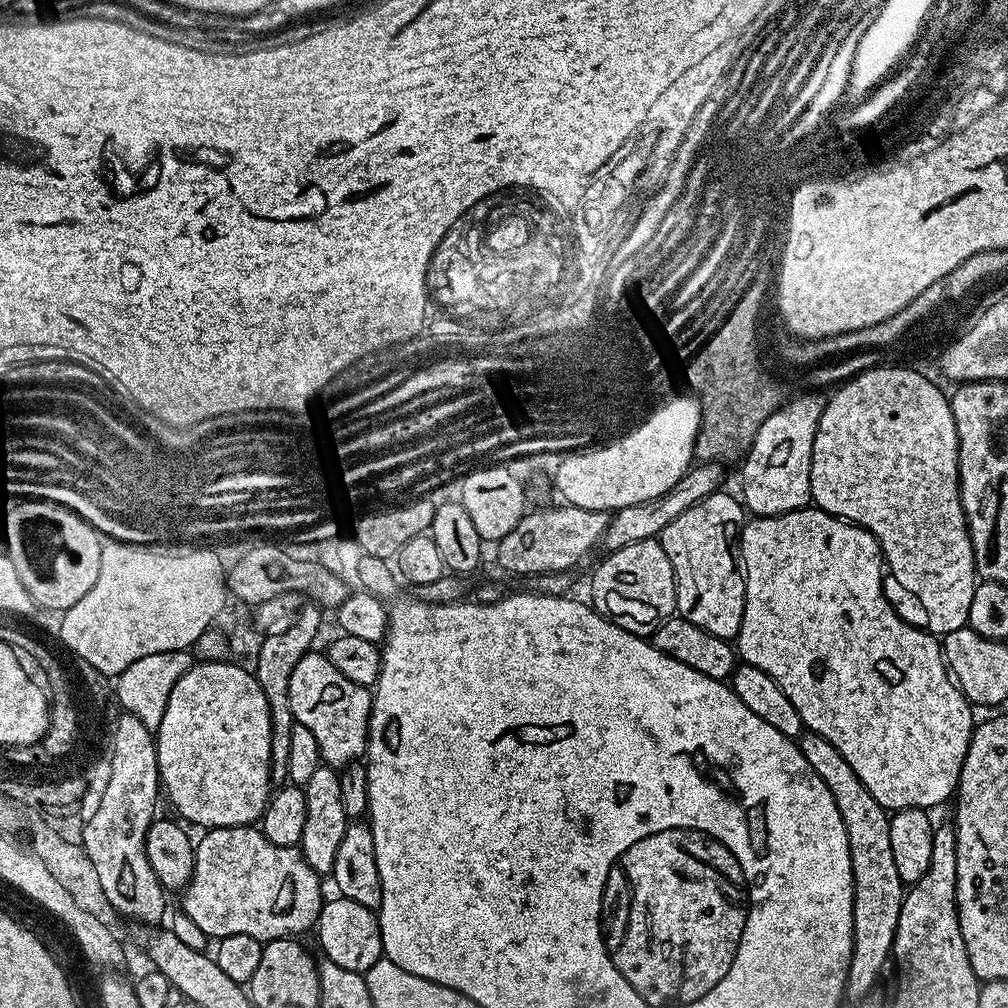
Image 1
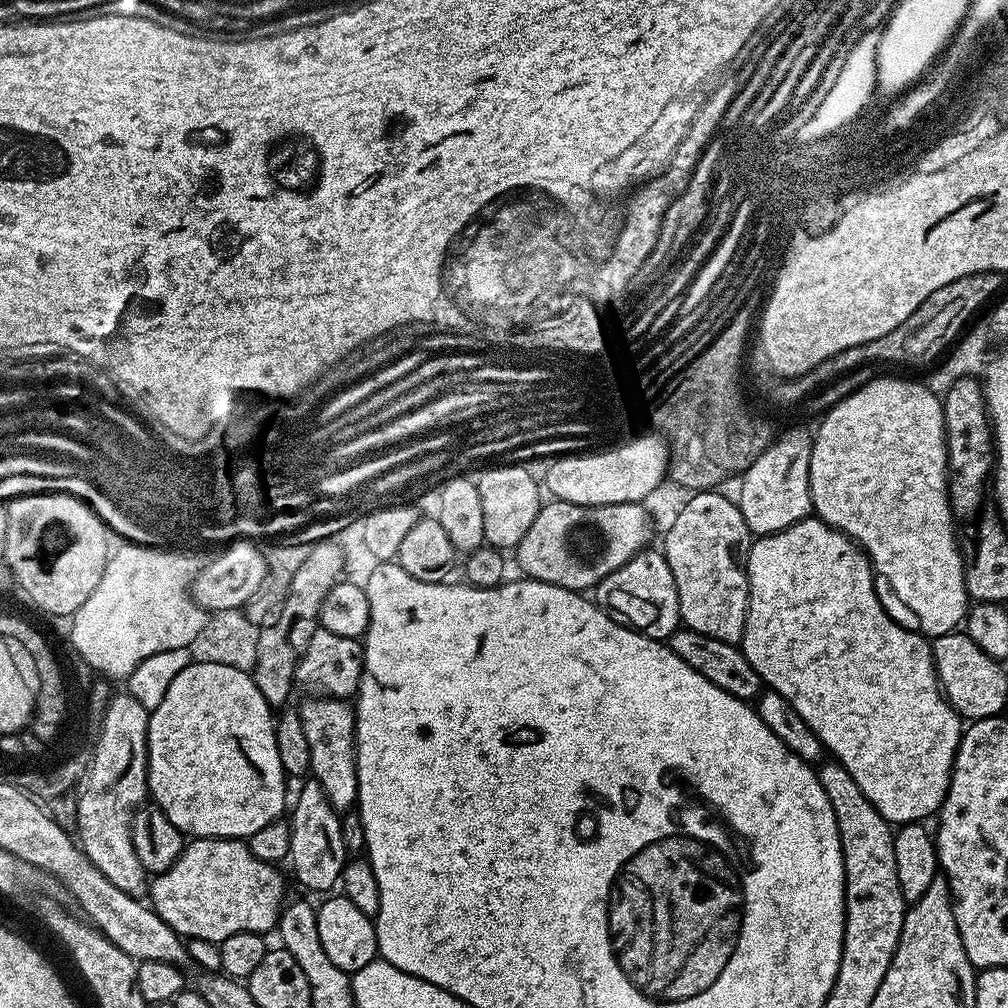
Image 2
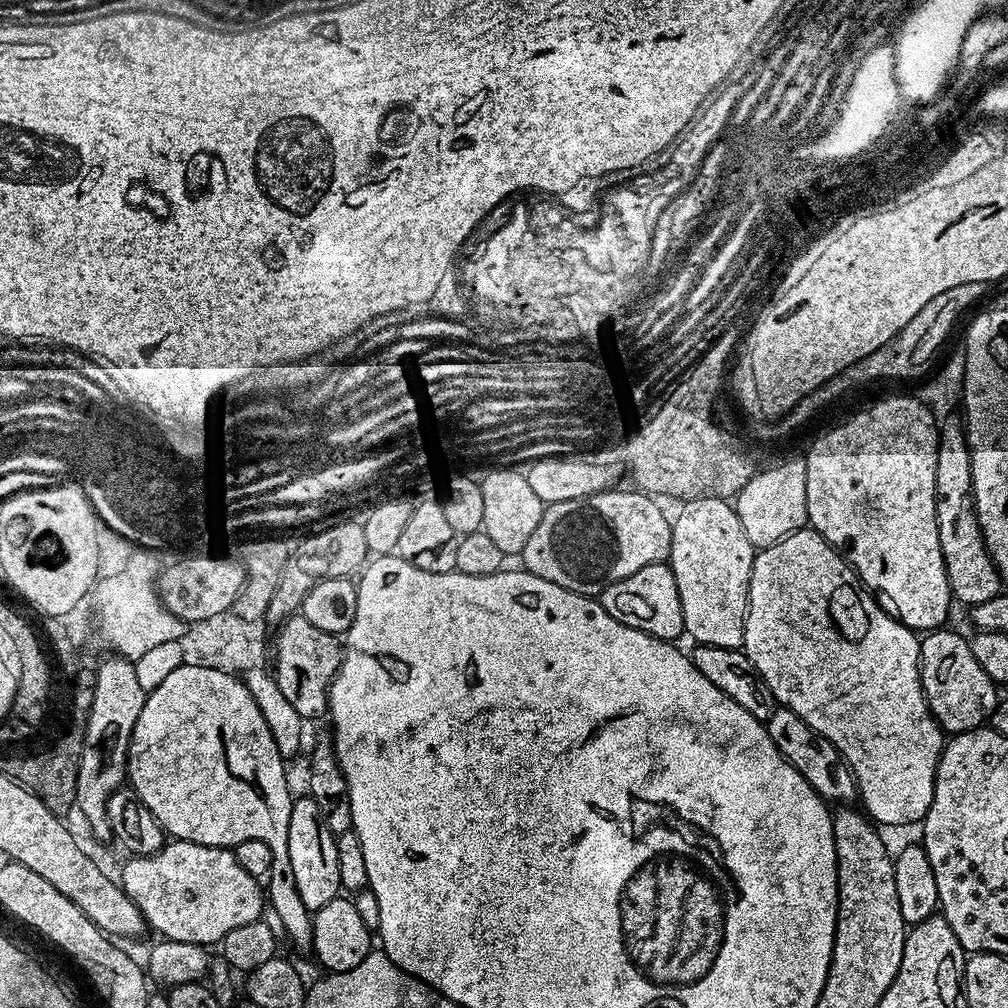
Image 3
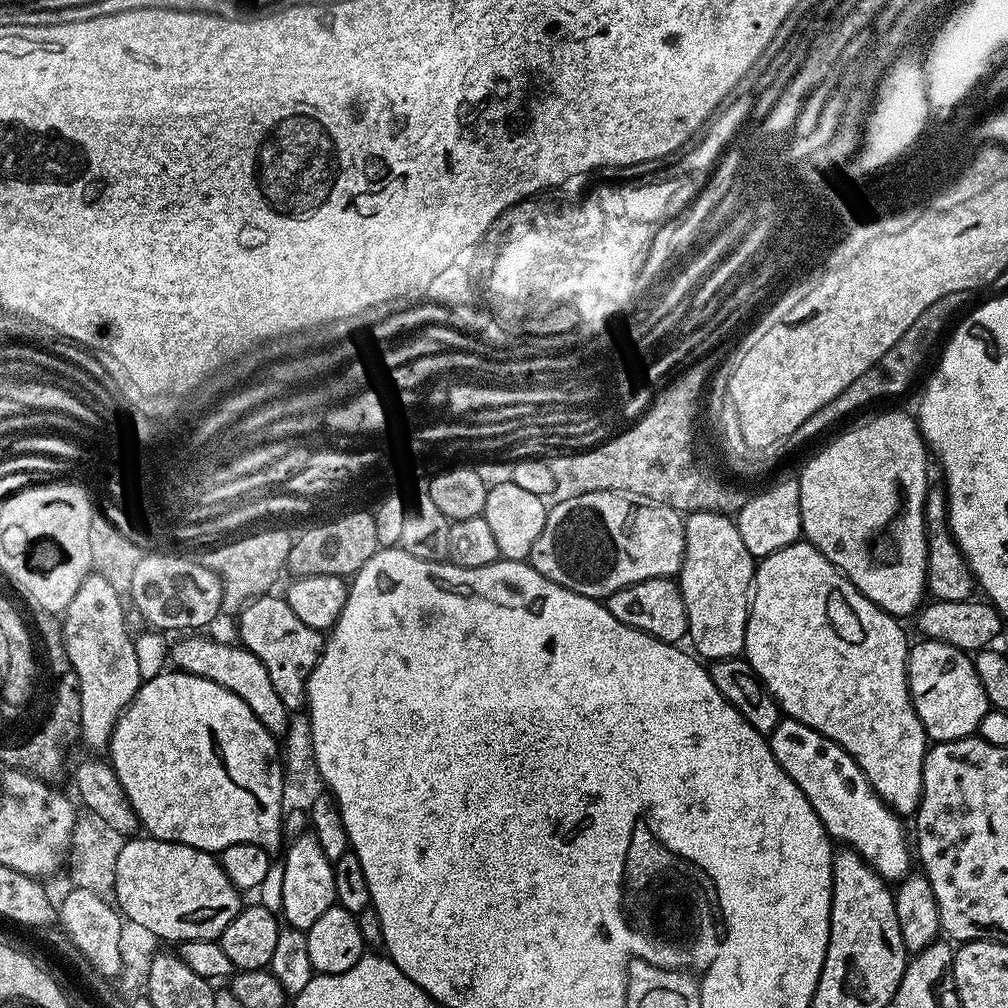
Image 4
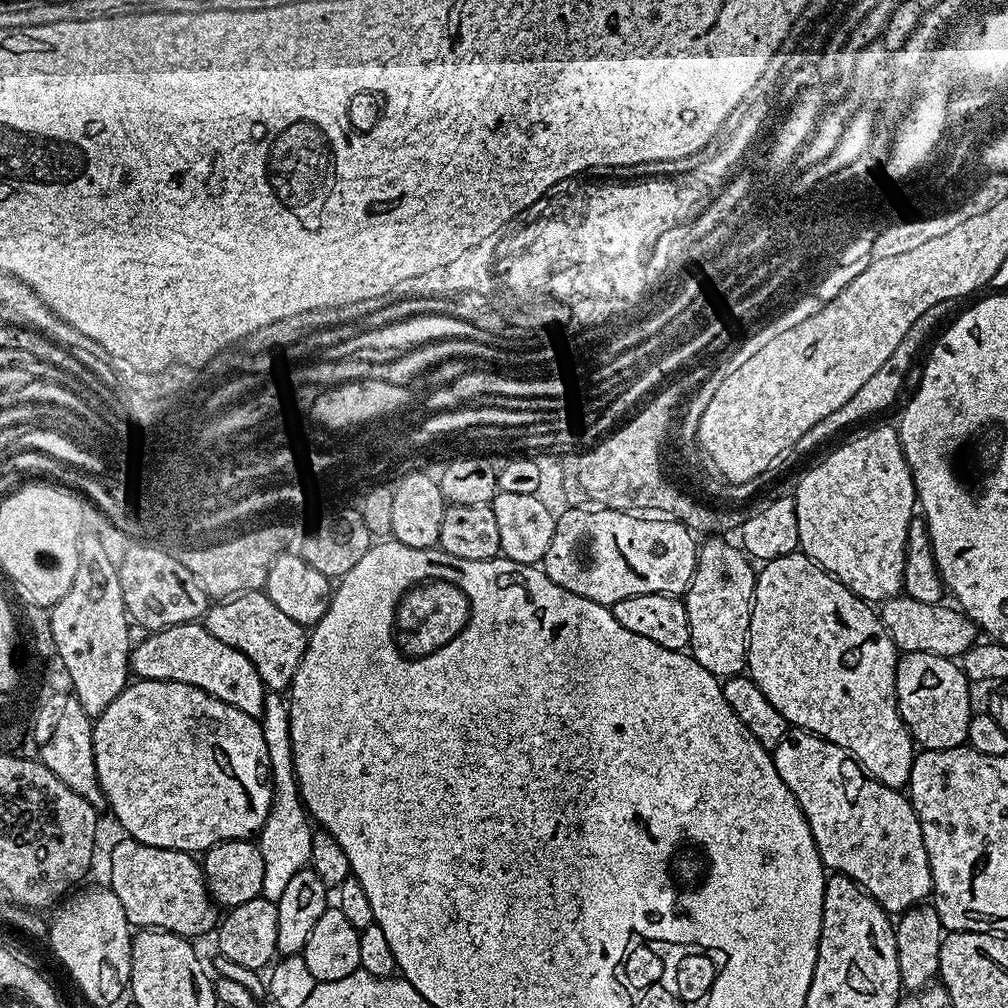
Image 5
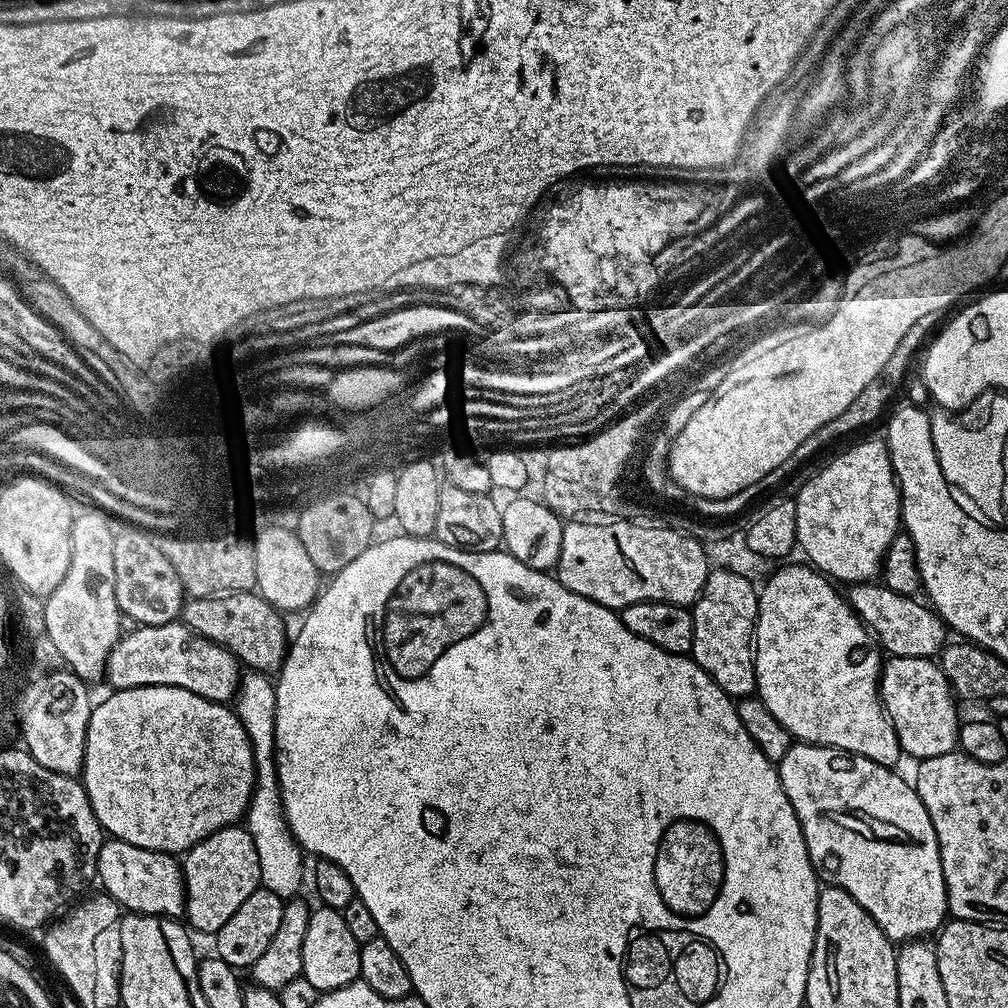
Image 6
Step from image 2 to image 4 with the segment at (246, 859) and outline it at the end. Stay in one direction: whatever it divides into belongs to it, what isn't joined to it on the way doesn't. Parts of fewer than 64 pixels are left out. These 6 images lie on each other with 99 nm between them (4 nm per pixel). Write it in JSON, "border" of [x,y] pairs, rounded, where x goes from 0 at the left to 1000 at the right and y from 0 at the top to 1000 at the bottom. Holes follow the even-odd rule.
{"border":[[[127,831],[116,845],[116,871],[114,900],[124,914],[137,915],[145,919],[159,935],[175,933],[217,934],[220,923],[232,915],[240,900],[239,882],[228,875],[224,863],[211,846],[201,845],[184,837],[174,837],[168,833],[154,831]]]}

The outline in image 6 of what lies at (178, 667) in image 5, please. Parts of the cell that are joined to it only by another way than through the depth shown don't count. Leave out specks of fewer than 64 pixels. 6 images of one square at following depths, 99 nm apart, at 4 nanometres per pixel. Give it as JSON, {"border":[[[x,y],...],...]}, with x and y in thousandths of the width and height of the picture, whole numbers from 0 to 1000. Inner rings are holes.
{"border":[[[181,617],[161,621],[142,620],[132,628],[120,630],[109,645],[103,671],[112,684],[137,681],[177,681],[205,694],[226,696],[233,691],[240,660],[226,644],[189,627]]]}

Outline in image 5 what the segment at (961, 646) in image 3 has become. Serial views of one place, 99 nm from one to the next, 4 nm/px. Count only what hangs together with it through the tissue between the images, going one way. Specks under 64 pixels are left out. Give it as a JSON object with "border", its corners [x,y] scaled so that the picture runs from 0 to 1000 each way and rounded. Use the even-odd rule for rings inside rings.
{"border":[[[898,647],[889,657],[889,699],[905,733],[917,744],[953,741],[966,709],[962,676],[943,651]]]}

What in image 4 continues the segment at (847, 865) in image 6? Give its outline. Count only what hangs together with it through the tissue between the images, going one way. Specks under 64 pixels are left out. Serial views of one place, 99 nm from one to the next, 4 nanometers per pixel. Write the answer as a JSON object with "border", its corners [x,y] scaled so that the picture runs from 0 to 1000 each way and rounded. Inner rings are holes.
{"border":[[[785,712],[775,713],[761,731],[761,735],[766,742],[768,752],[774,757],[776,764],[780,764],[784,772],[788,772],[796,788],[800,788],[804,800],[808,800],[808,808],[812,808],[812,812],[816,815],[826,834],[834,833],[832,835],[834,838],[847,842],[877,873],[892,875],[902,868],[906,860],[904,857],[907,857],[907,845],[903,840],[902,826],[901,829],[897,826],[898,814],[865,783],[863,776],[857,771],[856,764],[847,756],[842,746],[835,744],[835,740],[831,740],[812,724]]]}

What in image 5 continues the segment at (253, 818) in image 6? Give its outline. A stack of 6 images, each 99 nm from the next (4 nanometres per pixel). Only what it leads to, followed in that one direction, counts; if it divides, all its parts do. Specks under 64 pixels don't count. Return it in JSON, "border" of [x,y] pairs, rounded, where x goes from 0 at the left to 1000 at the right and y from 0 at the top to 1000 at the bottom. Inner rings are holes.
{"border":[[[266,687],[262,692],[262,731],[270,767],[270,799],[264,815],[258,820],[256,836],[260,847],[260,887],[265,893],[278,893],[288,871],[307,860],[311,814],[298,792],[298,778],[294,775],[294,761],[288,736],[286,694],[277,687]]]}

